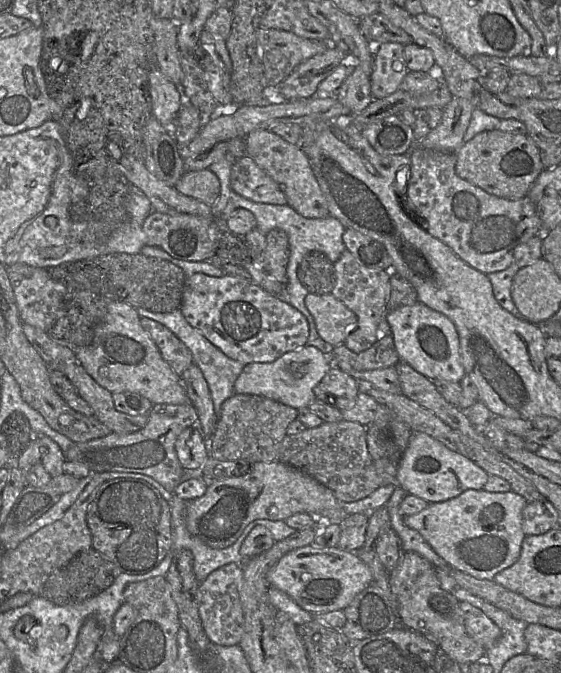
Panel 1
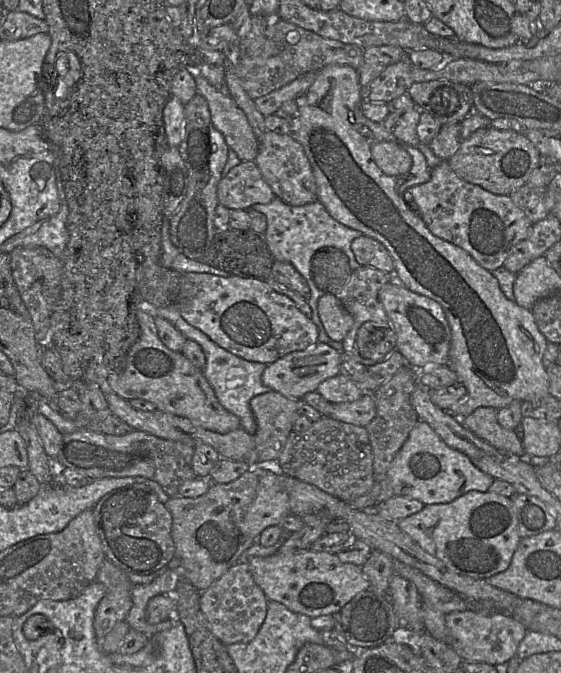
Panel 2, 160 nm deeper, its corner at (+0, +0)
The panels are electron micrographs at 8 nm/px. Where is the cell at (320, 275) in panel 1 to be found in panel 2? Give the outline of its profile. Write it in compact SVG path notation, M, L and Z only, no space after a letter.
M336 248L317 251L312 257L310 270L317 288L335 296L347 284L352 273L347 256Z

